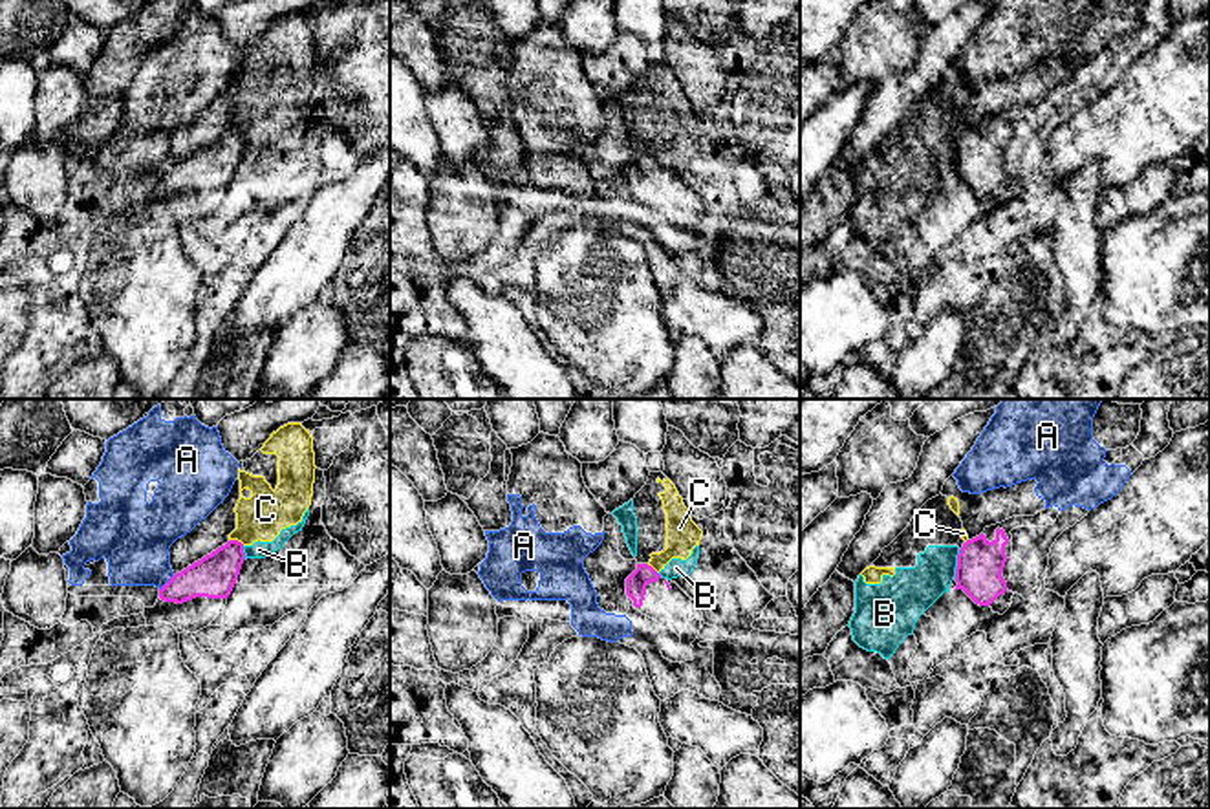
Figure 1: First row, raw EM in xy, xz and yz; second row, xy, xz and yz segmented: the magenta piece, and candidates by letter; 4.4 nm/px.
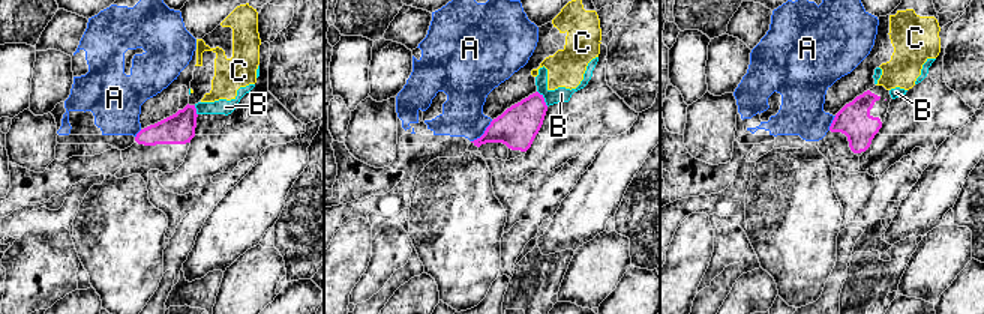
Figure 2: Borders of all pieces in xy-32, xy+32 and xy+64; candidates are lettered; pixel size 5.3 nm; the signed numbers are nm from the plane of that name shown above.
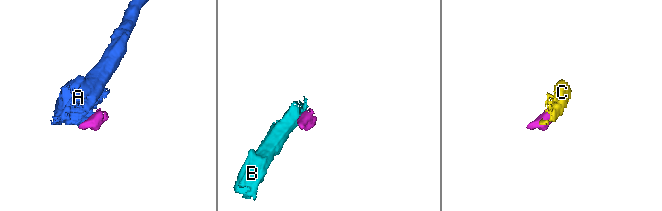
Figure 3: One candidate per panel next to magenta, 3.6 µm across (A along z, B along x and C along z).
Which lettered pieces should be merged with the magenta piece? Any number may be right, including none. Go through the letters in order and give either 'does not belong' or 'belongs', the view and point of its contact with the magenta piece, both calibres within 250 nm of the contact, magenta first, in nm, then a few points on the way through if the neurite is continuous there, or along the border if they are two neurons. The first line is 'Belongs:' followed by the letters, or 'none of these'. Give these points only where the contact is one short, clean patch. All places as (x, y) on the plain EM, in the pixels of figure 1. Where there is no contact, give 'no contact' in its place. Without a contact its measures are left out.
Belongs: none of these
A: does not belong; contact xy (167, 172); calibres 190 and 320 nm; border xy (174, 165), (160, 180)
B: does not belong; contact yz (958, 154); calibres 200 and 220 nm; border yz (960, 140), (954, 167)
C: does not belong; contact xy (237, 130); calibres 190 and 200 nm; border xy (229, 129), (244, 134)

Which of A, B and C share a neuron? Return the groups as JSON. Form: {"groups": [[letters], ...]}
{"groups": [["A"], ["B", "C"]]}

